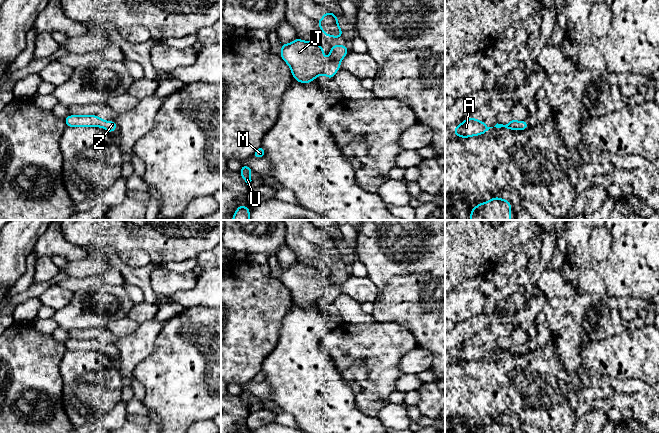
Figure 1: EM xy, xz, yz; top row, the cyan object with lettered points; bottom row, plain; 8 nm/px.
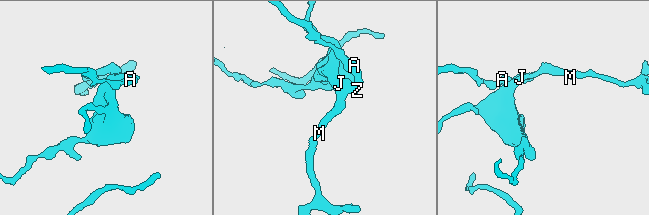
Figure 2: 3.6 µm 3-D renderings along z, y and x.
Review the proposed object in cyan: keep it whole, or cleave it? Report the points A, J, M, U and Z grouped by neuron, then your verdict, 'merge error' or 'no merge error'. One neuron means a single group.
groups A J M U Z; no merge error

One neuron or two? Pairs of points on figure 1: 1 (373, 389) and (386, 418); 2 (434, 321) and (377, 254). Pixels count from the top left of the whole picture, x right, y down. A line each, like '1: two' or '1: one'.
1: two
2: one

